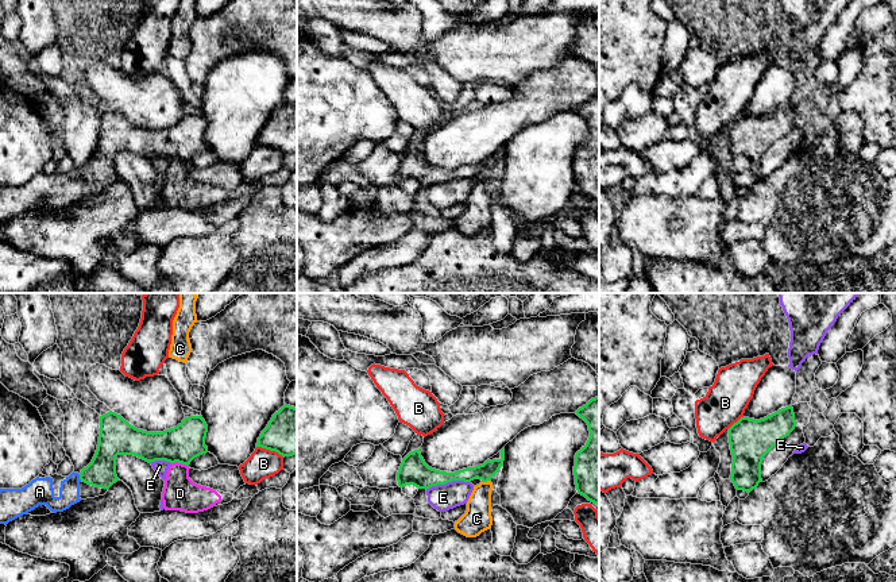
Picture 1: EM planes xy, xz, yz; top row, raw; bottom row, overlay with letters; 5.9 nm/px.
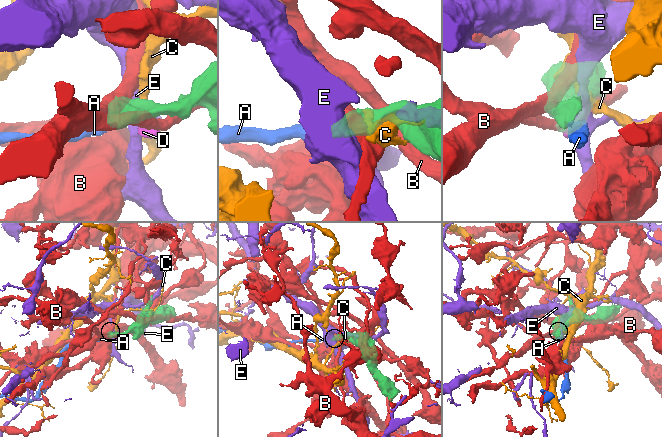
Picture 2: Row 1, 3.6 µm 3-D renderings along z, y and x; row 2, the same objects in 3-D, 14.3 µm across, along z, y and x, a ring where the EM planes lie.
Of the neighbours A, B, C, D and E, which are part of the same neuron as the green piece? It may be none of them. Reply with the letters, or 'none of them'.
A

